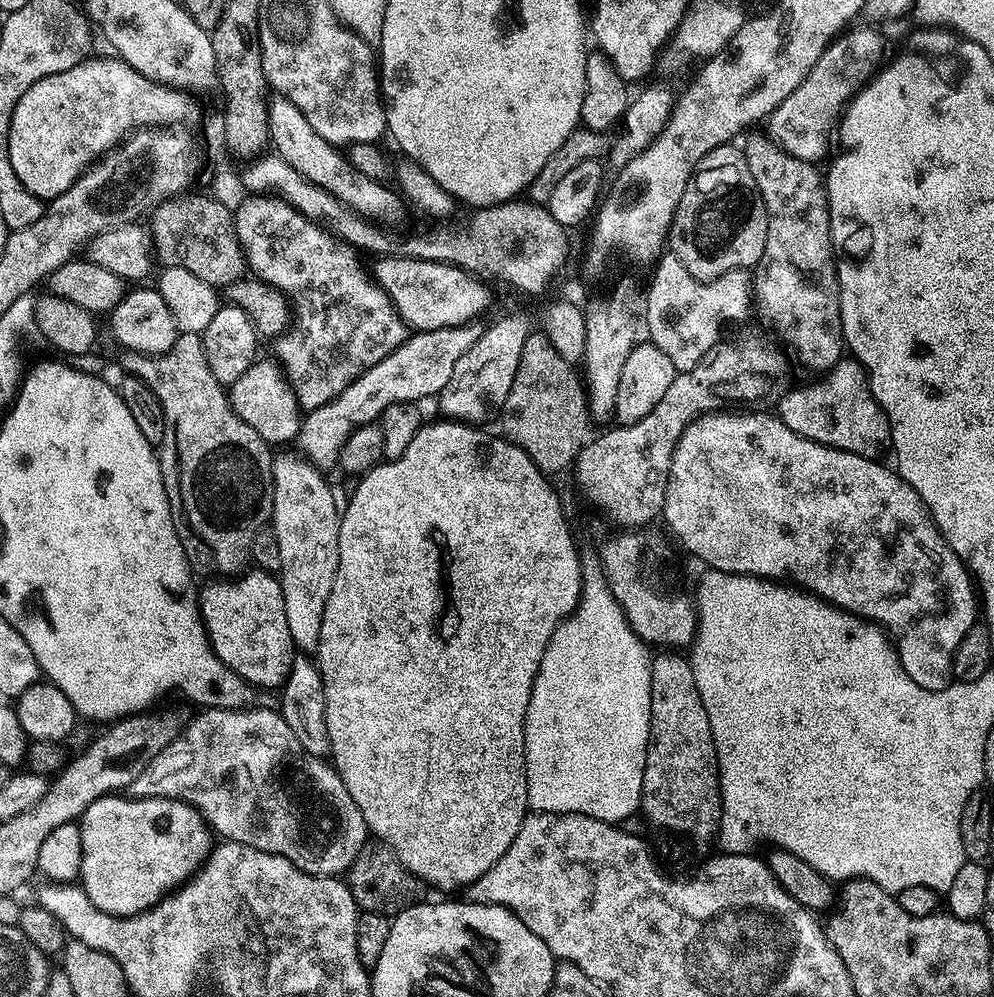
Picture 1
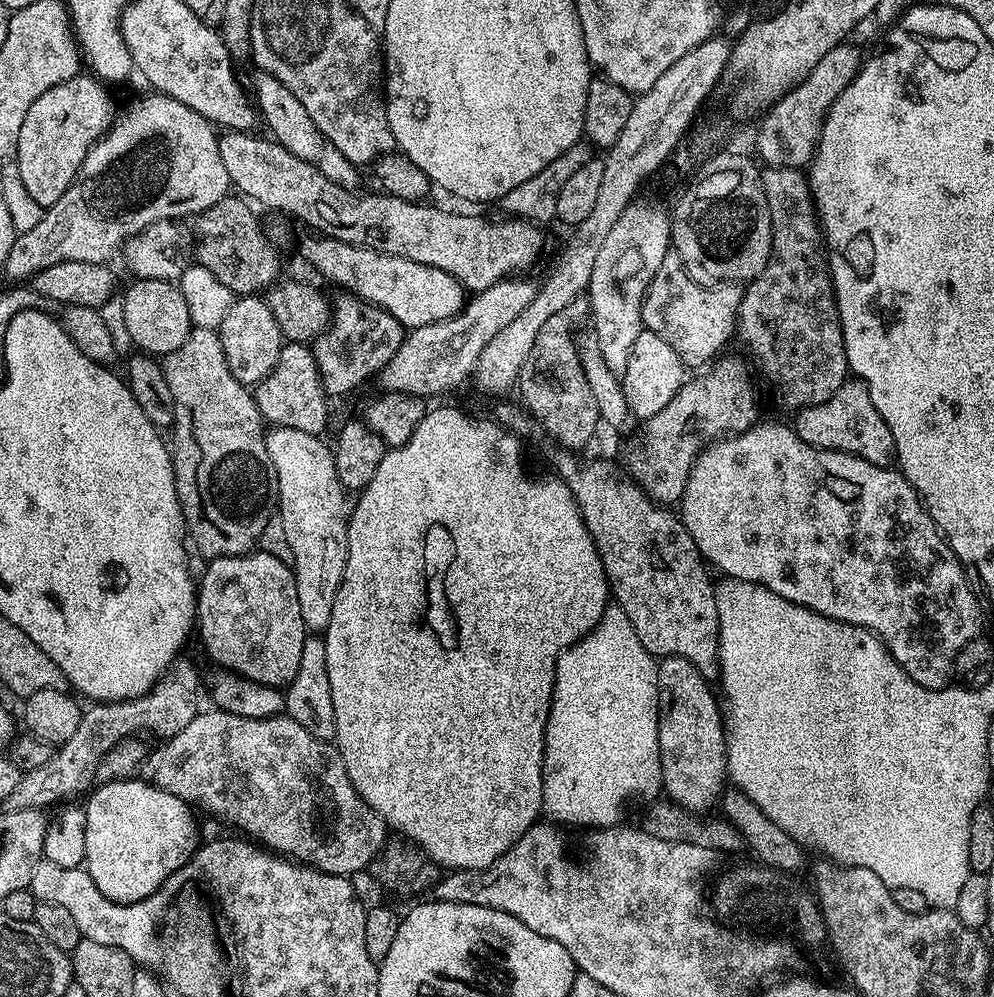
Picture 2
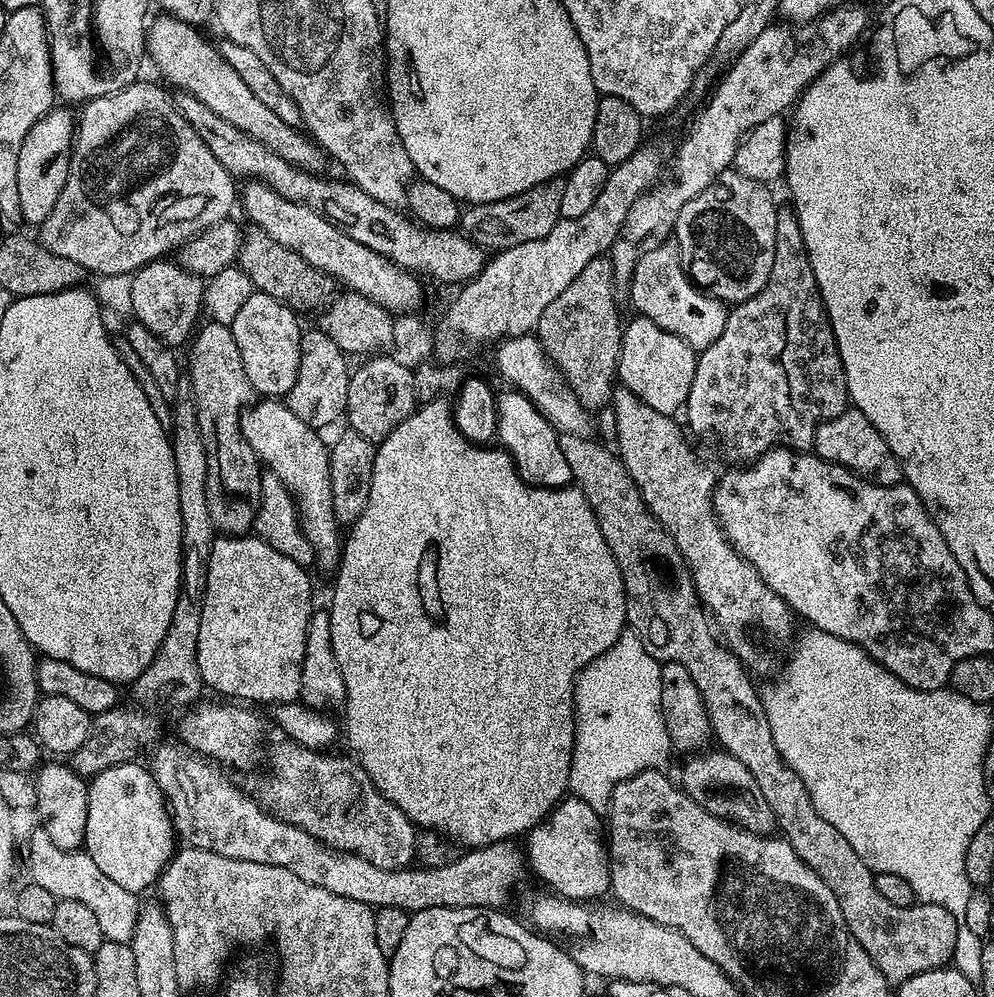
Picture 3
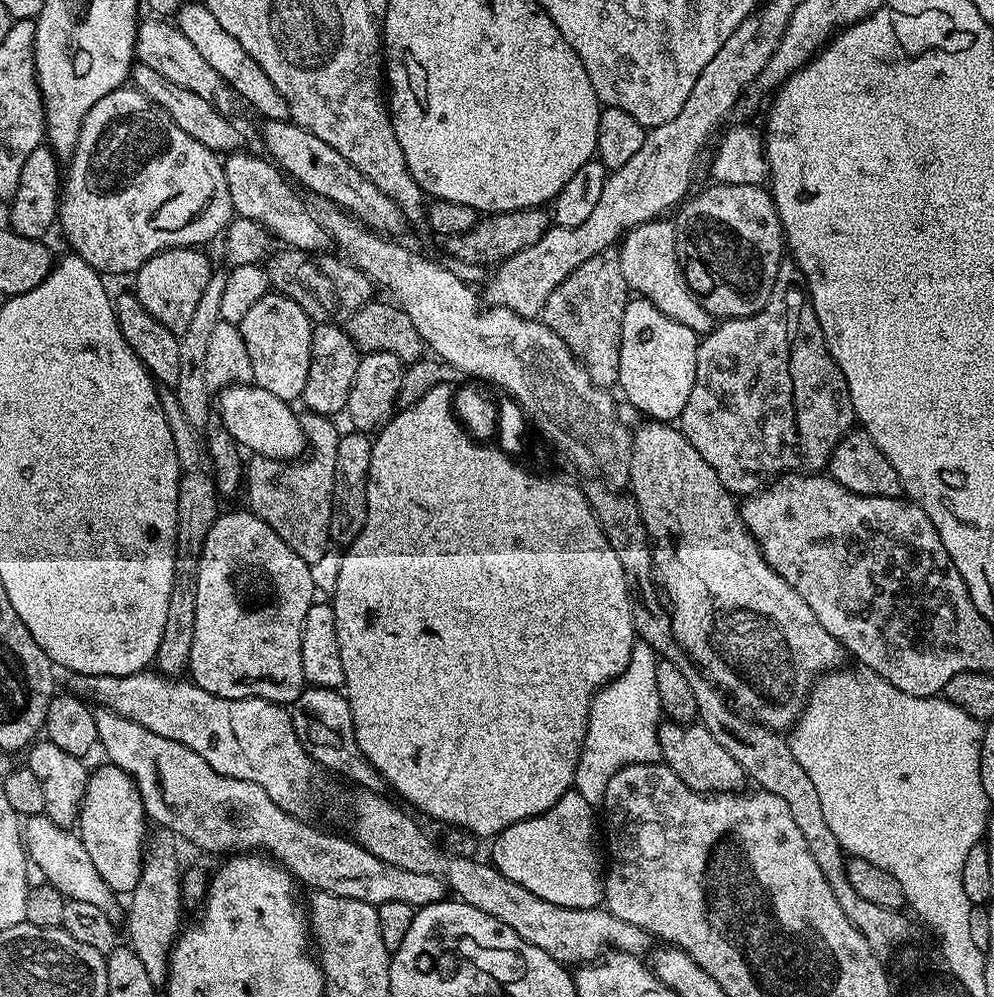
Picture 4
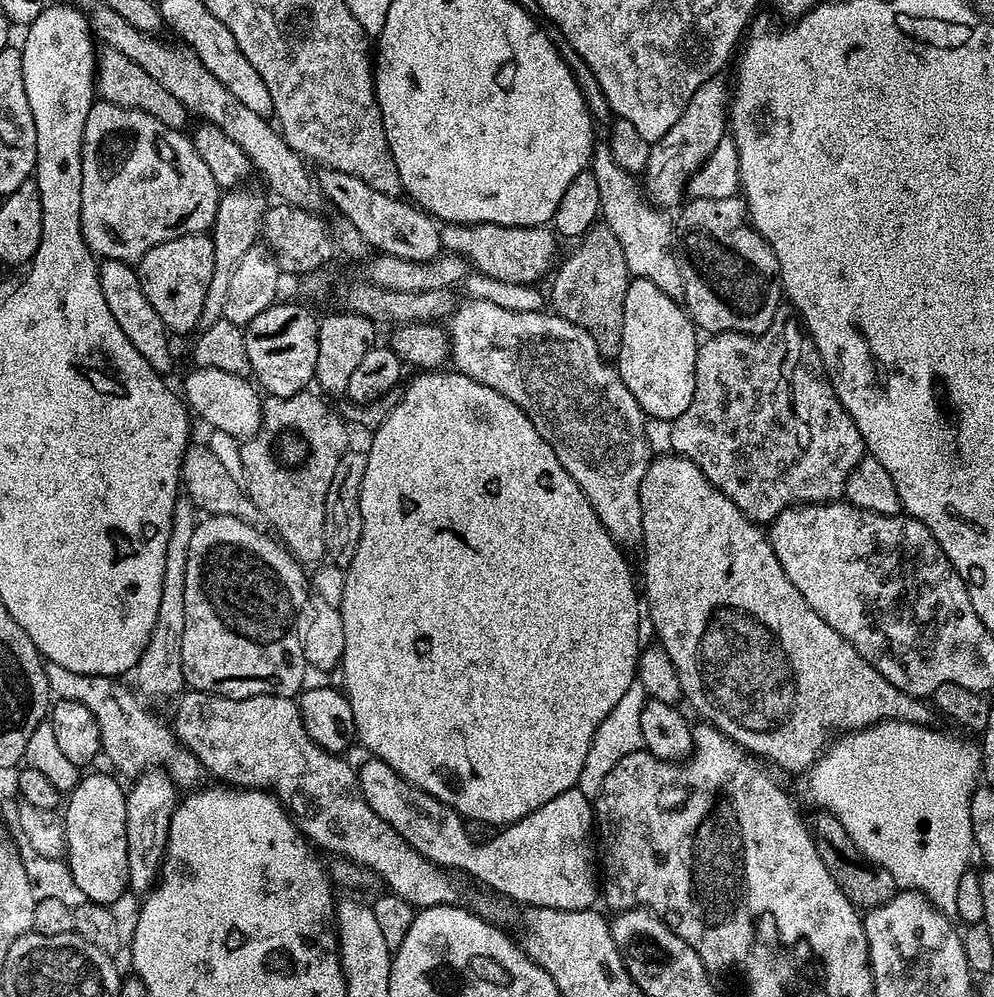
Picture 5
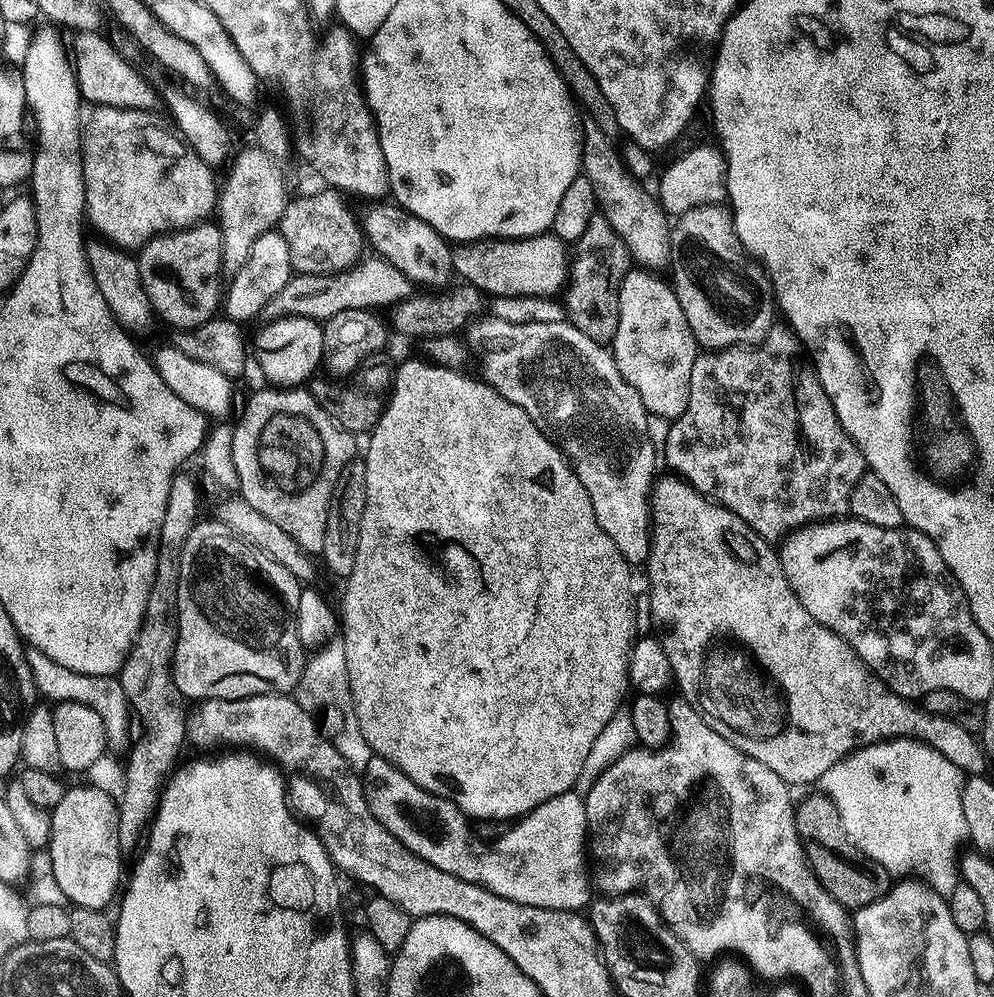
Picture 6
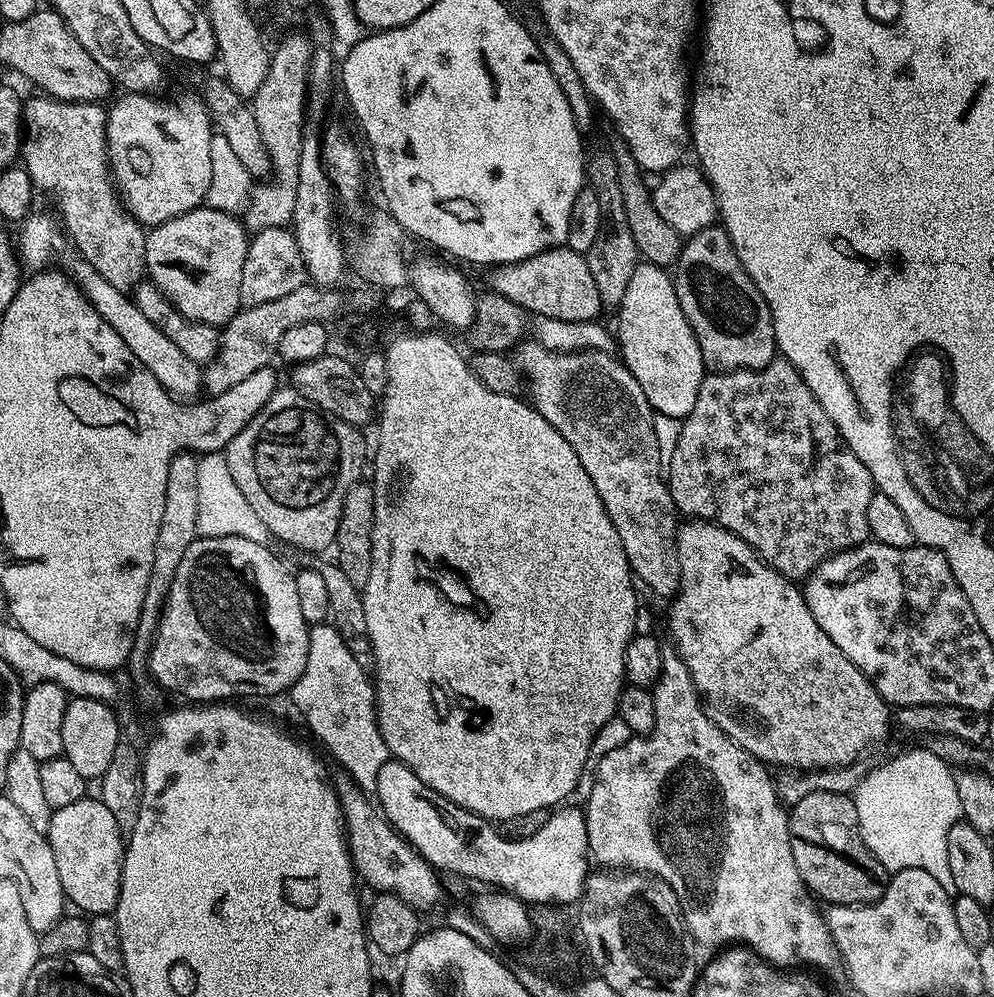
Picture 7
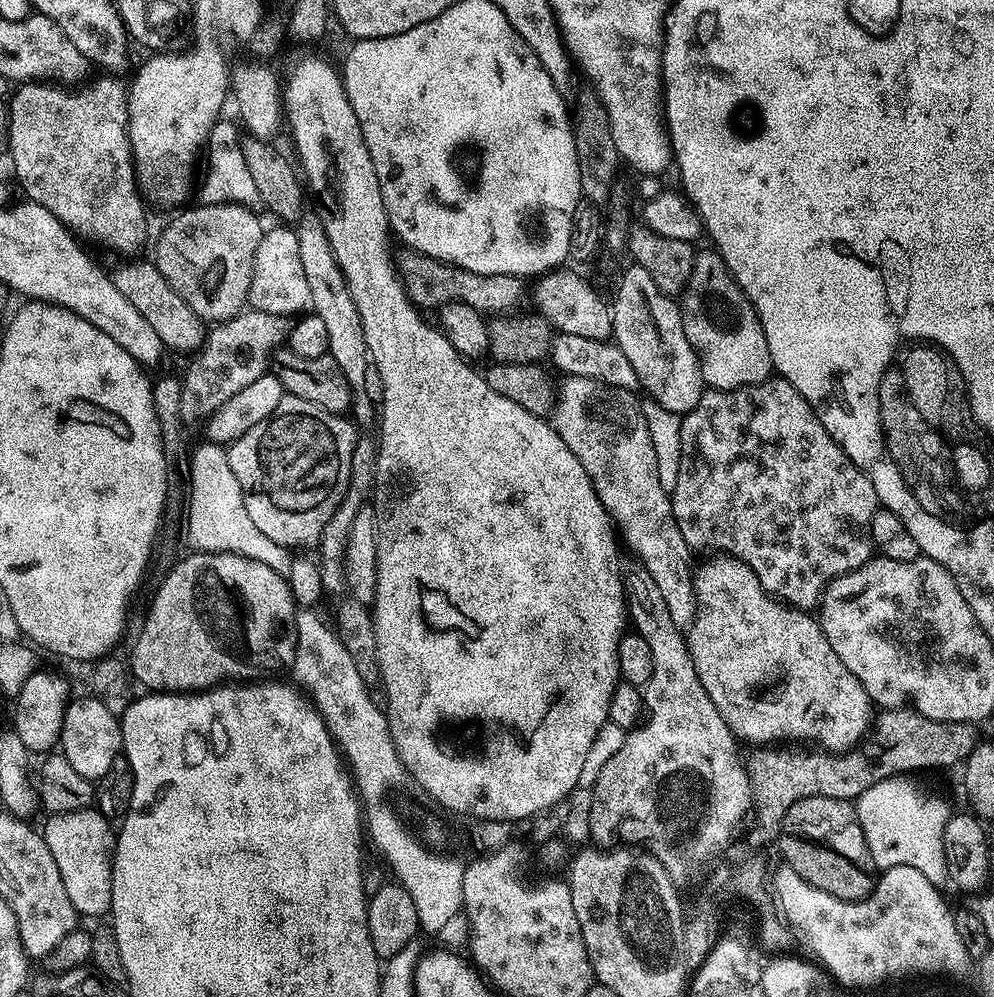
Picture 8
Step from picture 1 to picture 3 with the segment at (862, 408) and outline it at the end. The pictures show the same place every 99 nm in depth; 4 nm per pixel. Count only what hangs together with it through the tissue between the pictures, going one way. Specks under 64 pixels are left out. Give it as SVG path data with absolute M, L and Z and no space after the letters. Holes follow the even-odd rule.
M851 406L845 408L844 412L838 414L836 418L830 418L818 426L812 448L815 455L822 457L826 462L848 468L874 484L901 483L900 463L898 458L894 458L890 446L886 446L886 438L882 438L882 434L874 430L866 414Z

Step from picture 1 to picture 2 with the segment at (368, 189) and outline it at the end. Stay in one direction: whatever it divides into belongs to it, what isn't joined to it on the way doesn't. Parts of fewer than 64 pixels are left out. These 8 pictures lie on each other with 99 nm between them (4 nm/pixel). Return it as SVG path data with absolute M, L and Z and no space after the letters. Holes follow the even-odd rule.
M256 70L253 73L251 91L254 93L254 103L262 117L262 124L272 131L269 132L271 139L290 150L294 158L310 162L310 166L326 174L326 178L330 178L332 182L338 182L343 188L355 189L357 169L346 158L346 154L342 154L342 150L338 150L338 146L334 146L334 142L330 142L330 138L326 138L326 134L318 130L318 126L314 126L314 118L306 114L306 106L302 106L302 102L298 102L298 98L294 98L294 94L290 94L290 90L286 90L286 86L282 86L282 82L278 82L278 78L274 78L269 72Z

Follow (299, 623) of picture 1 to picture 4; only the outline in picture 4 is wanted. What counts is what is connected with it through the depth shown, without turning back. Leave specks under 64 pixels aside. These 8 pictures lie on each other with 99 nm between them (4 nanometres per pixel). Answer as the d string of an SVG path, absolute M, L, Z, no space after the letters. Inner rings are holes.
M251 383L234 384L225 388L220 396L220 420L224 431L229 432L241 449L272 460L295 460L306 452L301 419L292 413L293 405L282 398L274 398L270 390L262 390Z

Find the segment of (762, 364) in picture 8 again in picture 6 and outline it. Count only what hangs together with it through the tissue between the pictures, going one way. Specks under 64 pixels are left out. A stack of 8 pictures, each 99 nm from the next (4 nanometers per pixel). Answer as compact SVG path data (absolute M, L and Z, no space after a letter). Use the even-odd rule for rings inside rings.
M720 206L695 208L675 221L672 242L674 259L670 264L670 283L676 289L682 314L686 314L686 322L697 345L704 350L729 350L741 346L756 346L767 341L768 331L772 328L772 315L775 317L778 312L772 285L769 284L764 269L745 252L736 227L732 225L731 215Z

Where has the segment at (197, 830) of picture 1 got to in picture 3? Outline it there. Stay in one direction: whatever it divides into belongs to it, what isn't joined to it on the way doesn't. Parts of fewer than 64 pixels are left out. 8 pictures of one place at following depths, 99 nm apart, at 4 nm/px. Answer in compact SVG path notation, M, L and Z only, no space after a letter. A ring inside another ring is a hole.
M129 762L110 766L96 776L91 777L88 786L88 809L86 810L86 838L84 848L94 858L98 870L106 874L106 878L118 882L122 890L143 894L148 887L159 881L168 861L174 855L174 825L169 805L161 785L140 765L140 762Z

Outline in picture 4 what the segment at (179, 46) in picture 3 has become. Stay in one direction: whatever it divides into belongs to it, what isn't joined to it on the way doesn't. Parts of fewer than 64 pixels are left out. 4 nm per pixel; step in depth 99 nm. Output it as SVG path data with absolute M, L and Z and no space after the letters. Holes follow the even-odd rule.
M291 119L264 120L262 126L264 126L264 144L269 152L267 155L305 193L313 192L320 200L332 201L337 208L351 212L376 234L383 234L388 238L400 238L404 231L406 233L409 231L410 225L404 219L400 207L390 198L386 198L386 194L382 194L370 182L370 178L366 178L366 174L362 174L353 164L346 162L346 158L342 158L342 154L338 154L334 146L326 146L322 138L314 138L310 130L299 128Z

